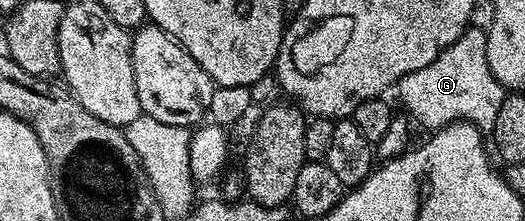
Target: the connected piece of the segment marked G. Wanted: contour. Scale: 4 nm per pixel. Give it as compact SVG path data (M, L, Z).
M468 28L451 46L446 46L425 68L409 72L397 83L399 98L406 113L416 118L427 132L442 130L453 122L472 122L481 131L495 129L497 112L505 97L503 85L493 76L487 59L487 31L480 28Z

